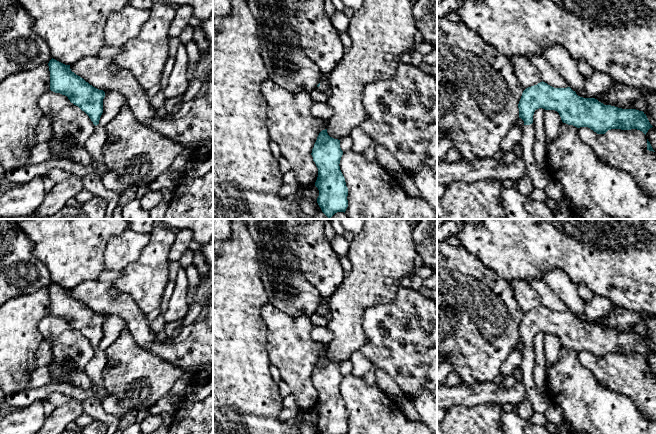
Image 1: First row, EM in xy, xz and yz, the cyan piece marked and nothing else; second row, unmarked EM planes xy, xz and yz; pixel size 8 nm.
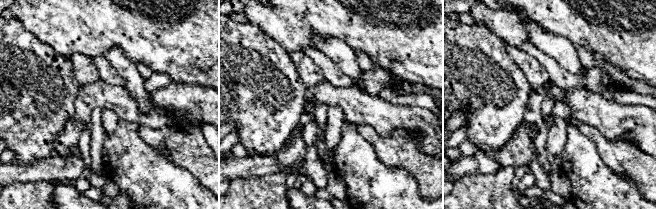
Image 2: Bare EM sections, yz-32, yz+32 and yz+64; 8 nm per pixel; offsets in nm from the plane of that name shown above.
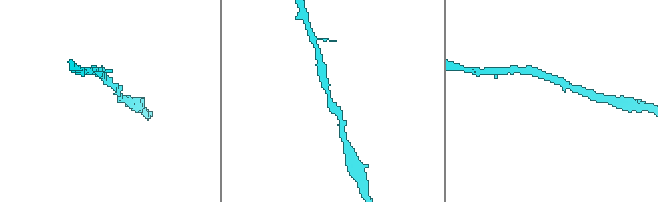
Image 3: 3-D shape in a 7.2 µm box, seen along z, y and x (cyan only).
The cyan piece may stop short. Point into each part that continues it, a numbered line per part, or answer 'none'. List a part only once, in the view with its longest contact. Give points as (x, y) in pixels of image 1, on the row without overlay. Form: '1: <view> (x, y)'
1: yz (540, 403)

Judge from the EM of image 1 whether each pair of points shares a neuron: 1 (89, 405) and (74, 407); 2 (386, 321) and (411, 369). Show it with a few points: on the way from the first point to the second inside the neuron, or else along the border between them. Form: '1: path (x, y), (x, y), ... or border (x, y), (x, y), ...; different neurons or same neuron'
1: border (70, 397), (78, 400), (83, 405), (83, 411); different neurons
2: path (398, 333), (411, 346), (411, 357); same neuron

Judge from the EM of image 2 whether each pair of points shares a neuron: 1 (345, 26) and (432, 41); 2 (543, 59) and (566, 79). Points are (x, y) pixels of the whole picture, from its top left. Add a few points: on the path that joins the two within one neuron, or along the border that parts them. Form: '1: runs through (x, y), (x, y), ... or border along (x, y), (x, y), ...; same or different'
1: runs through (367, 26), (371, 26), (374, 29), (410, 32); same
2: runs through (549, 64), (560, 75); same

